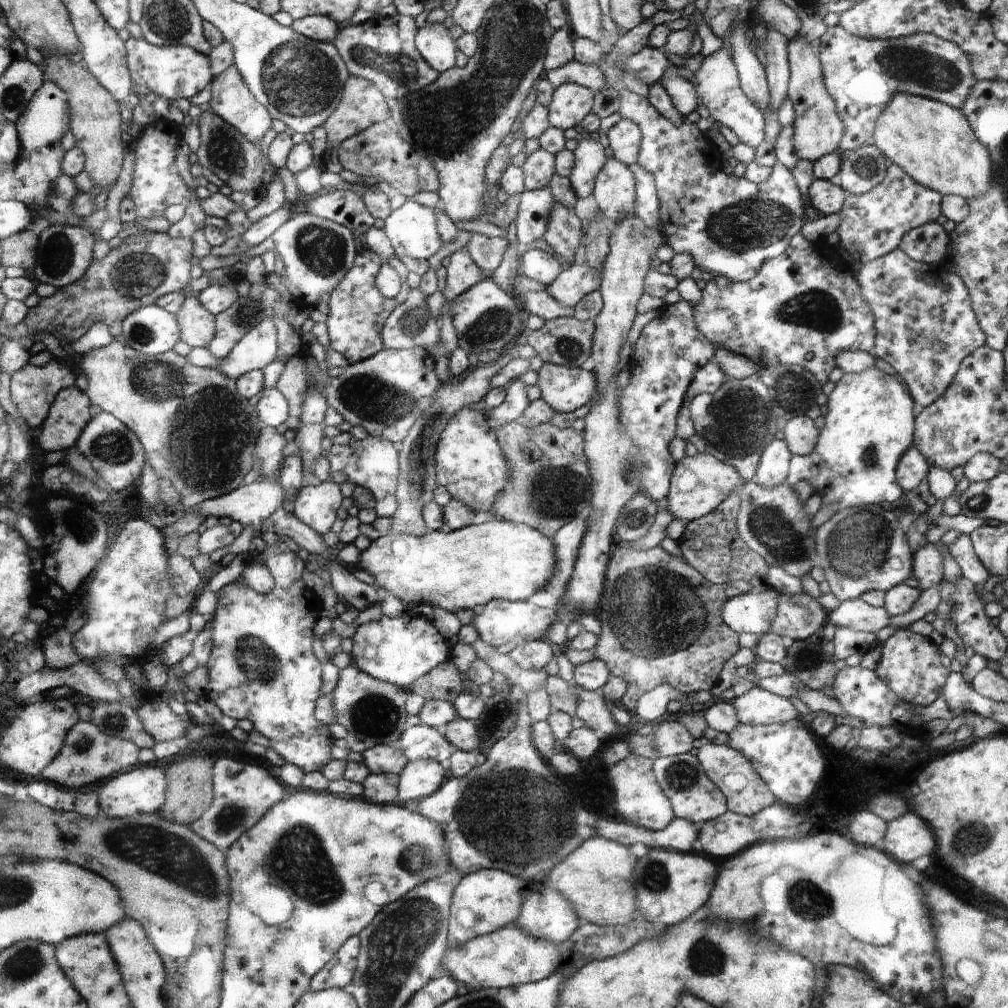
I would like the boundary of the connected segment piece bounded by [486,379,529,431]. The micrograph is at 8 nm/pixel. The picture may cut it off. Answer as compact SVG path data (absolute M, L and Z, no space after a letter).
M513 380L506 388L506 398L500 406L489 410L487 422L491 423L490 428L495 431L506 424L523 416L522 412L528 406L529 400L526 398L526 385L520 380Z

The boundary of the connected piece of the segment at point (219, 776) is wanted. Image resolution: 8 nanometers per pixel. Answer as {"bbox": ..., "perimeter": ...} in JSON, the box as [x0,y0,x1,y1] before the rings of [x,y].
{"bbox":[194,758,284,853],"perimeter":[[[222,758],[216,764],[216,802],[212,810],[208,810],[208,814],[194,824],[194,830],[227,853],[246,830],[250,830],[273,804],[282,800],[284,794],[284,786],[274,780],[266,768]]]}

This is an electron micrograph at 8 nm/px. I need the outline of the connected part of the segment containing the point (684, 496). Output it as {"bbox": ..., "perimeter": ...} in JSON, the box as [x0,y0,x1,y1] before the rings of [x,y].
{"bbox":[665,453,742,522],"perimeter":[[[697,453],[694,456],[686,455],[682,460],[676,462],[674,476],[671,478],[670,492],[665,498],[668,512],[677,518],[692,522],[708,513],[716,510],[730,494],[738,493],[742,482],[740,471],[727,462],[720,462],[710,453]]]}

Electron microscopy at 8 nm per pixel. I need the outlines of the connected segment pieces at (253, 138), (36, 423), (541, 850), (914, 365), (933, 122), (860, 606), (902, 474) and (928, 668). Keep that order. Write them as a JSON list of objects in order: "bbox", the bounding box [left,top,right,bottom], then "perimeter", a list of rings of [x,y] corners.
[{"bbox":[209,65,276,144],"perimeter":[[[232,65],[226,72],[215,76],[215,81],[212,82],[211,87],[213,97],[209,107],[218,116],[222,116],[230,122],[232,126],[236,126],[240,134],[243,134],[250,142],[257,144],[264,142],[264,138],[268,138],[268,134],[272,134],[272,126],[276,126],[276,122],[272,122],[270,112],[254,98],[236,65]]]},{"bbox":[12,358,78,433],"perimeter":[[[55,358],[50,364],[46,364],[46,366],[38,366],[38,364],[30,362],[28,366],[25,366],[13,376],[12,392],[14,402],[16,402],[18,410],[20,410],[20,414],[34,429],[34,433],[50,417],[52,407],[55,405],[59,394],[64,389],[72,388],[76,384],[77,378],[78,376],[68,366],[64,366],[64,361],[58,358]]]},{"bbox":[418,699,698,884],"perimeter":[[[522,699],[519,716],[515,728],[508,736],[498,740],[490,748],[488,757],[480,766],[476,765],[467,776],[452,777],[446,785],[432,793],[430,797],[420,800],[418,814],[432,819],[444,828],[444,846],[448,854],[450,866],[462,870],[465,874],[472,874],[471,868],[500,869],[529,882],[540,884],[554,866],[559,865],[574,850],[579,848],[588,838],[599,836],[628,847],[640,842],[650,849],[678,850],[681,853],[692,853],[692,844],[698,838],[696,826],[689,820],[675,817],[666,829],[655,831],[641,826],[624,824],[624,822],[610,822],[596,818],[594,814],[574,806],[564,780],[554,774],[554,770],[542,760],[536,752],[530,736],[530,716],[527,713],[527,699]]]},{"bbox":[856,248,987,406],"perimeter":[[[899,248],[868,264],[861,264],[856,280],[864,302],[868,302],[875,315],[876,346],[873,356],[888,362],[904,378],[918,406],[938,401],[952,384],[962,359],[987,342],[964,281],[954,274],[948,261],[938,265],[916,262]]]},{"bbox":[872,94,992,200],"perimeter":[[[894,94],[879,112],[872,143],[922,186],[970,200],[992,186],[992,160],[961,109],[910,94]]]},{"bbox":[828,597,891,633],"perimeter":[[[858,597],[842,601],[836,610],[829,613],[828,618],[837,627],[876,633],[890,624],[891,616],[884,607],[870,606]]]},{"bbox":[895,444,930,493],"perimeter":[[[912,444],[898,460],[895,472],[898,486],[905,493],[915,490],[918,484],[926,478],[930,467],[926,458],[920,454],[920,450]]]},{"bbox":[875,629,948,706],"perimeter":[[[910,629],[897,630],[883,643],[880,662],[875,672],[884,682],[888,682],[898,698],[920,706],[932,704],[940,696],[940,690],[944,688],[944,682],[948,678],[948,672],[940,662],[938,644],[934,644],[930,637],[918,636]]]}]

